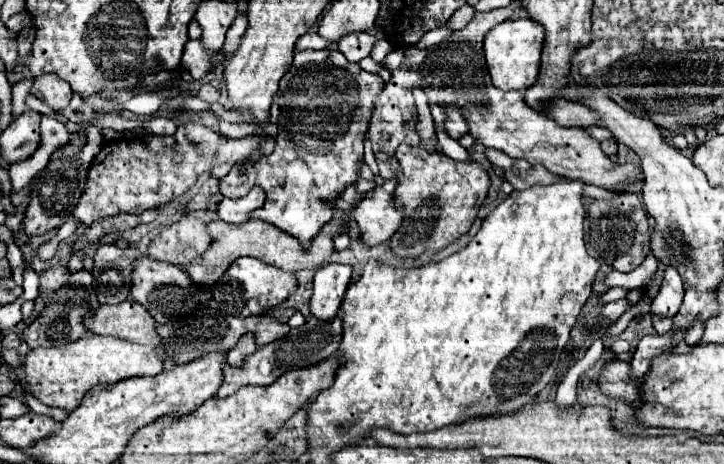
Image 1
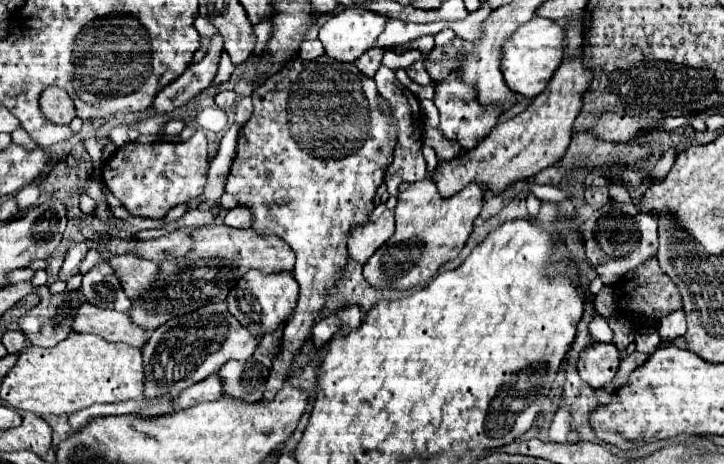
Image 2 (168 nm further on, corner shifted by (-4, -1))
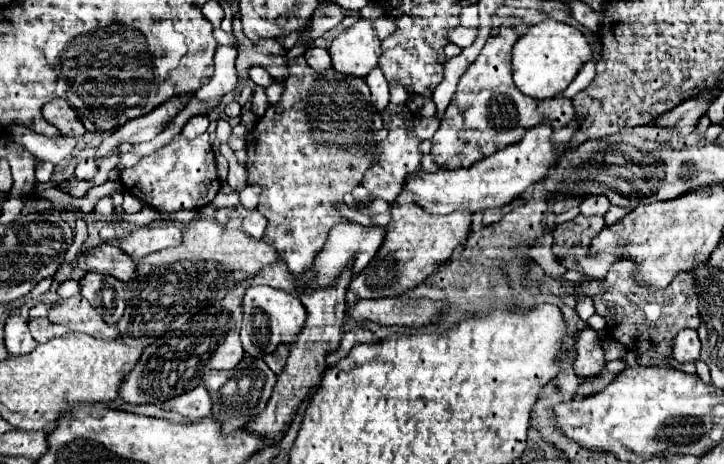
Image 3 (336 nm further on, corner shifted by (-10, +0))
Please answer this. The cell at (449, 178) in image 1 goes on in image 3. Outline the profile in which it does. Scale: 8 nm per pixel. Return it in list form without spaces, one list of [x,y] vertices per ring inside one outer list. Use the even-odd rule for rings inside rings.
[[[406,188],[400,192],[390,210],[392,220],[380,252],[374,256],[372,264],[368,264],[368,268],[364,268],[350,284],[350,290],[358,294],[358,298],[392,298],[394,294],[402,294],[404,290],[422,284],[440,268],[440,264],[454,256],[460,244],[468,240],[472,224],[472,212],[468,210],[456,210],[448,216],[430,214],[414,202],[414,194]]]

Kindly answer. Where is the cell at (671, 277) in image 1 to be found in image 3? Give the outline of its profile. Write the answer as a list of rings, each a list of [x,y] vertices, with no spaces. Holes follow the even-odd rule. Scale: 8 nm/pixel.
[[[692,328],[680,330],[674,336],[674,344],[672,344],[672,354],[678,362],[688,362],[688,360],[696,360],[700,356],[700,340],[698,340],[698,332]]]

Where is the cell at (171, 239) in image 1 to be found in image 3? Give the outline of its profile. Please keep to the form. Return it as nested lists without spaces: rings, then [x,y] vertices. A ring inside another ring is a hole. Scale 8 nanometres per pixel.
[[[160,224],[160,226],[142,226],[120,240],[122,252],[132,258],[144,258],[152,252],[160,252],[172,246],[182,244],[182,228],[174,224]]]

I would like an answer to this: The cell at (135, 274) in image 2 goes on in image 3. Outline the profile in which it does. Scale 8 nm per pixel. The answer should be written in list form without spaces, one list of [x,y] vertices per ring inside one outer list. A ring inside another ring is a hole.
[[[102,244],[94,250],[88,250],[78,258],[78,266],[86,272],[112,274],[122,282],[130,282],[136,272],[136,262],[112,244]]]

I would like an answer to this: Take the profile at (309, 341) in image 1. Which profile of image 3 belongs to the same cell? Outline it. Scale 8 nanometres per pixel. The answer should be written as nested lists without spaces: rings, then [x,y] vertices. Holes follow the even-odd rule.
[[[196,386],[194,390],[178,396],[178,398],[172,398],[168,402],[162,404],[164,410],[174,410],[174,412],[180,412],[184,418],[188,420],[196,420],[196,418],[204,418],[204,416],[210,416],[210,410],[212,410],[212,398],[206,390],[206,386]]]

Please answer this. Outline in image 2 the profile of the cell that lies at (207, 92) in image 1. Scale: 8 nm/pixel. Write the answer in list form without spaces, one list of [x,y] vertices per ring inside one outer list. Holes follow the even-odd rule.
[[[220,91],[220,93],[216,95],[216,105],[218,105],[220,109],[232,107],[234,101],[236,101],[236,93],[234,93],[234,91]]]

